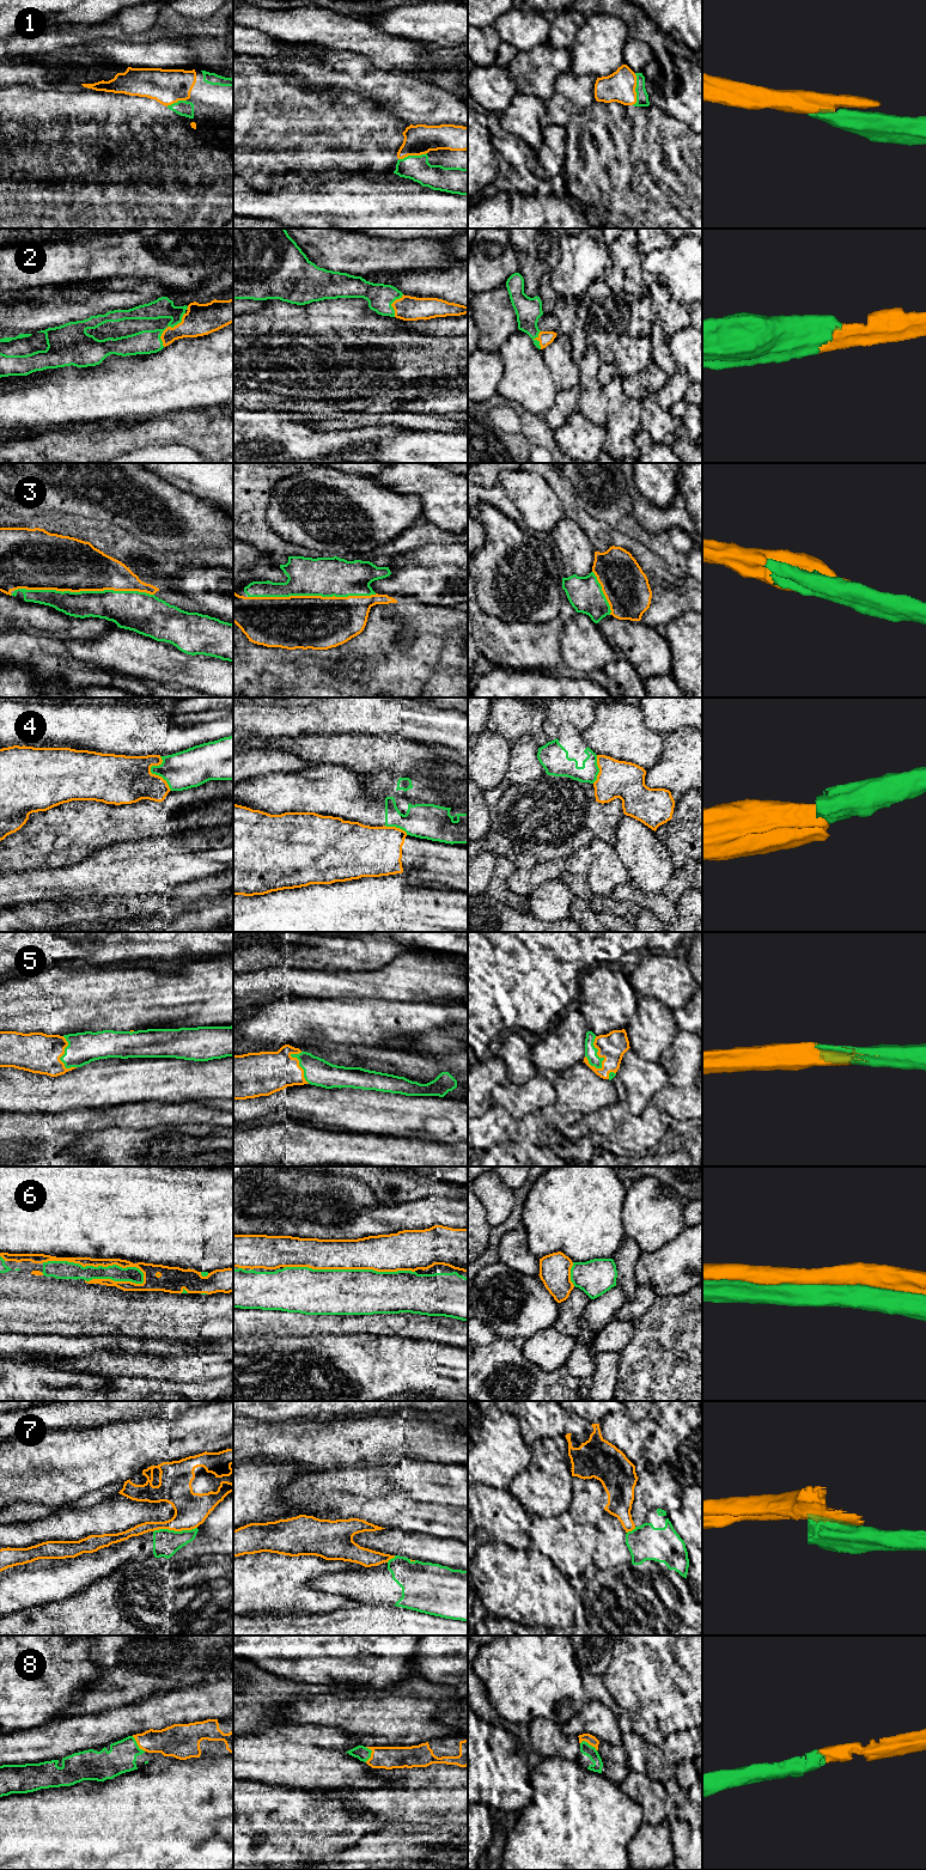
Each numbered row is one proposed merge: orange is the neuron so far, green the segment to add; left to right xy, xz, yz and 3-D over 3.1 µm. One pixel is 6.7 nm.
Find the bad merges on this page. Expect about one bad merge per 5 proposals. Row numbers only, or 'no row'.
4, 6, 7

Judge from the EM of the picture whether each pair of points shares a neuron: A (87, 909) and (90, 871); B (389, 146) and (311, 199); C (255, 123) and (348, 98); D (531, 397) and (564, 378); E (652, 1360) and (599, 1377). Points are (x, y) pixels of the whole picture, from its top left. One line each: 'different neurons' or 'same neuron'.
A: different neurons
B: different neurons
C: same neuron
D: different neurons
E: different neurons

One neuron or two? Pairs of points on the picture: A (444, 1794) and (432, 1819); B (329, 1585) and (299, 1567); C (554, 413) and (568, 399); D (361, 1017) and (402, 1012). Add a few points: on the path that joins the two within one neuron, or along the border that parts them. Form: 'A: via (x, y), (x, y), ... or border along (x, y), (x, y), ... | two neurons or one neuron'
A: via (444, 1800), (444, 1807), (438, 1813) | one neuron
B: border along (345, 1571), (322, 1575), (315, 1578), (310, 1585) | two neurons
C: via (558, 409), (565, 402) | one neuron
D: via (371, 1017), (393, 1016) | one neuron

